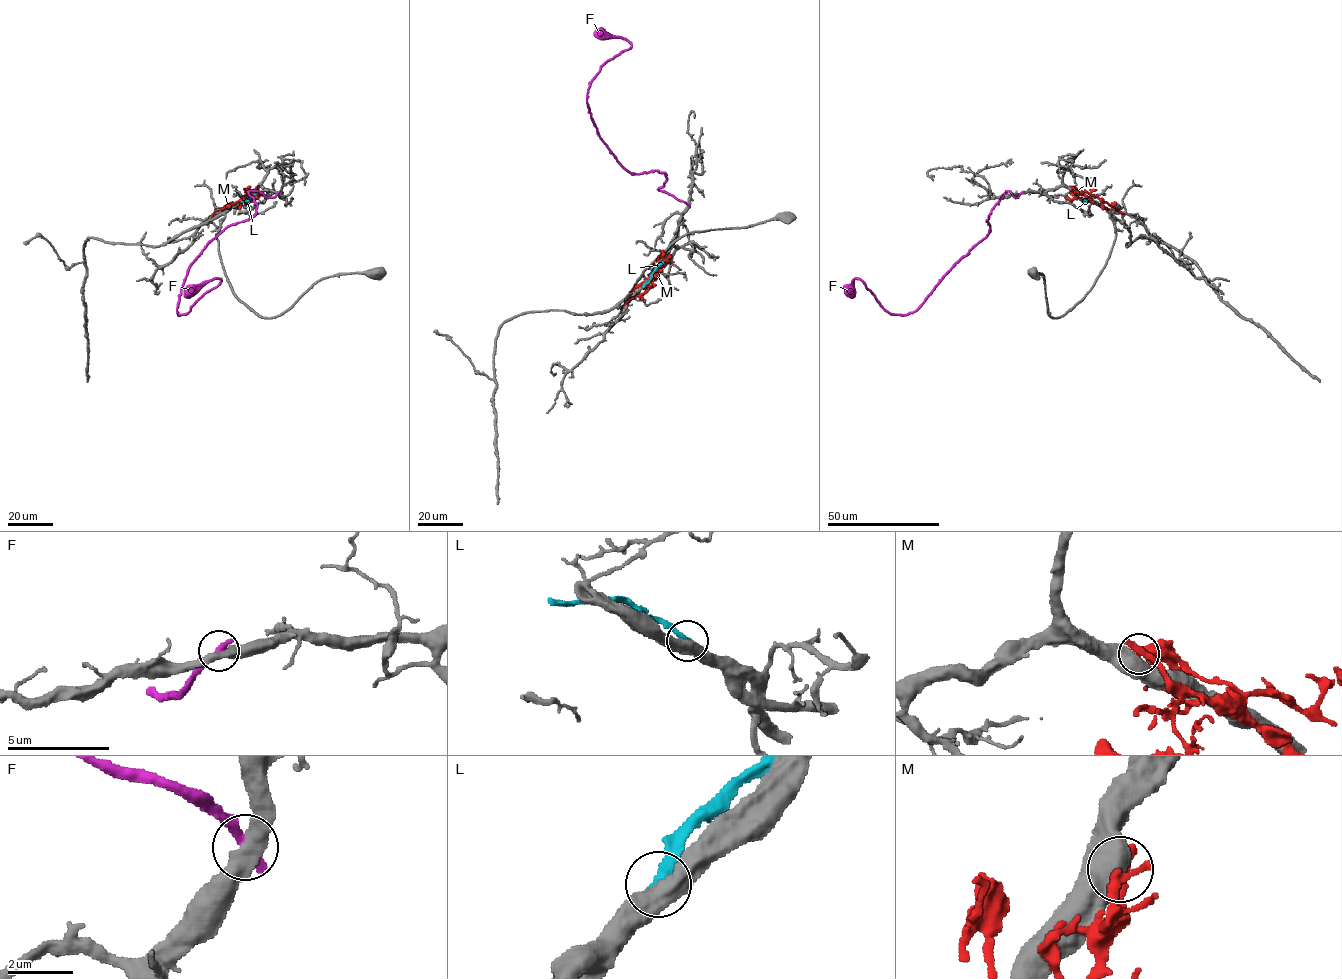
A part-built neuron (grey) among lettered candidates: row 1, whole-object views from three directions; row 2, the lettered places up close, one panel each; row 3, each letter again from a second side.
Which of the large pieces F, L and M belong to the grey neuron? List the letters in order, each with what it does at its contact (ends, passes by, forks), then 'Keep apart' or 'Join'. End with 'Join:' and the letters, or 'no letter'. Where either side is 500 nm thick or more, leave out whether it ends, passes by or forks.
F: It ends there. Keep apart
L: Keep apart
M: Keep apart
Join: no letter

